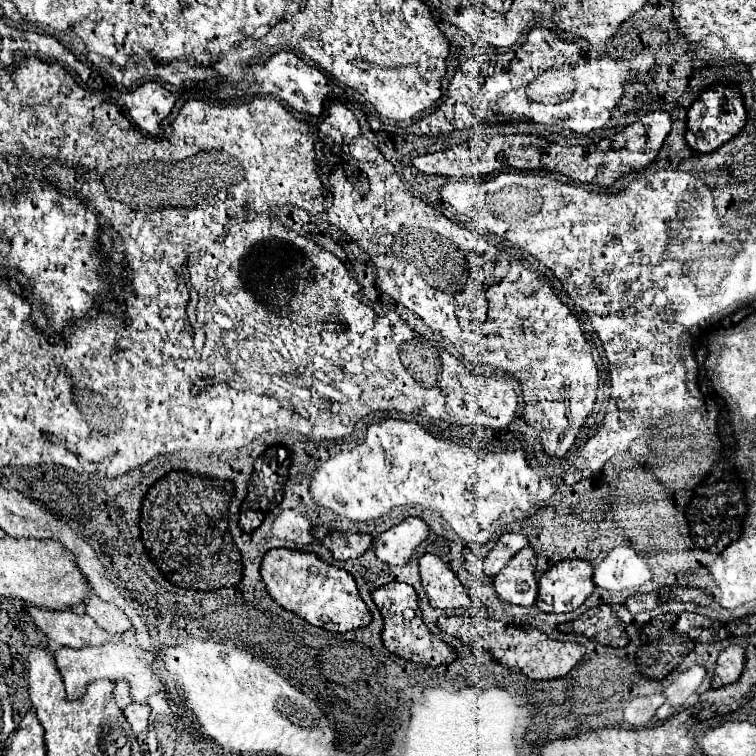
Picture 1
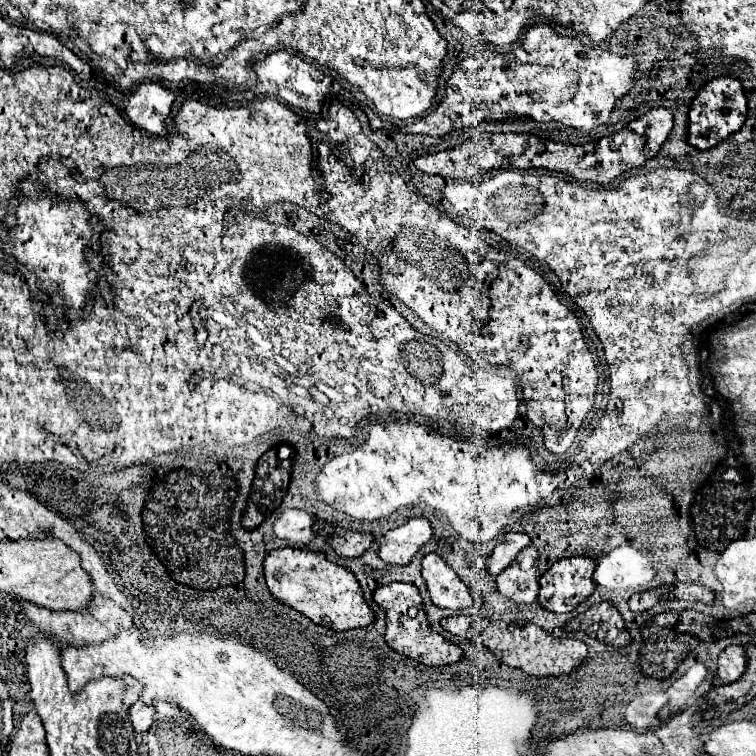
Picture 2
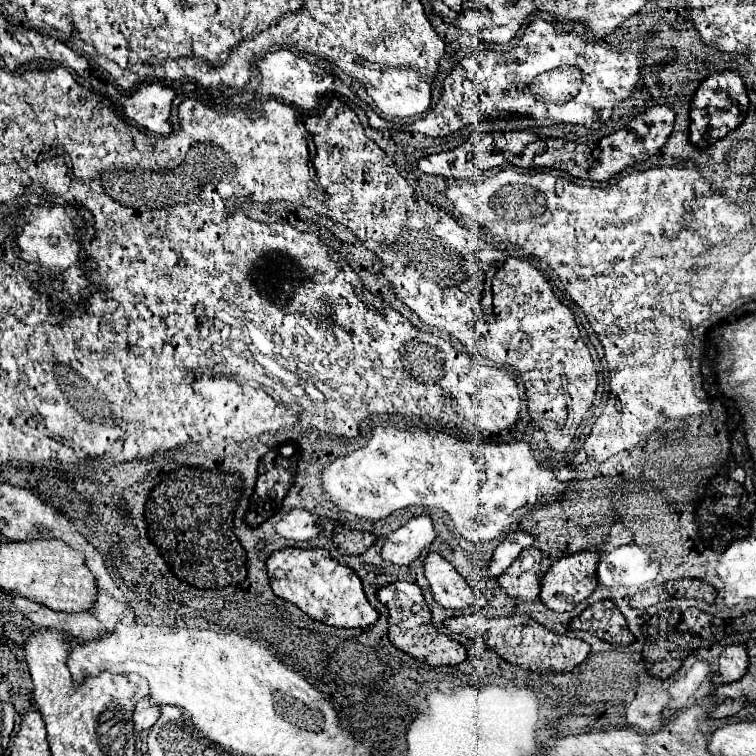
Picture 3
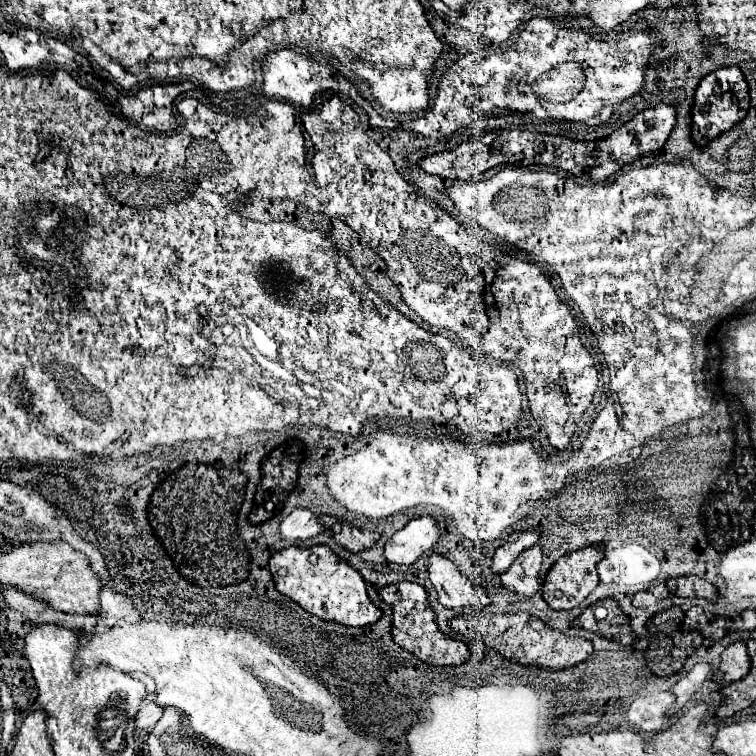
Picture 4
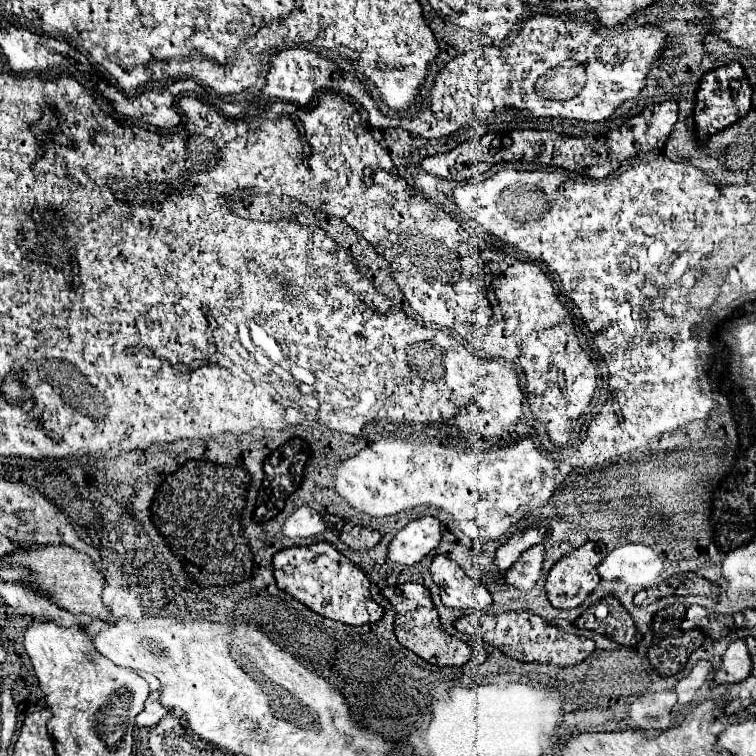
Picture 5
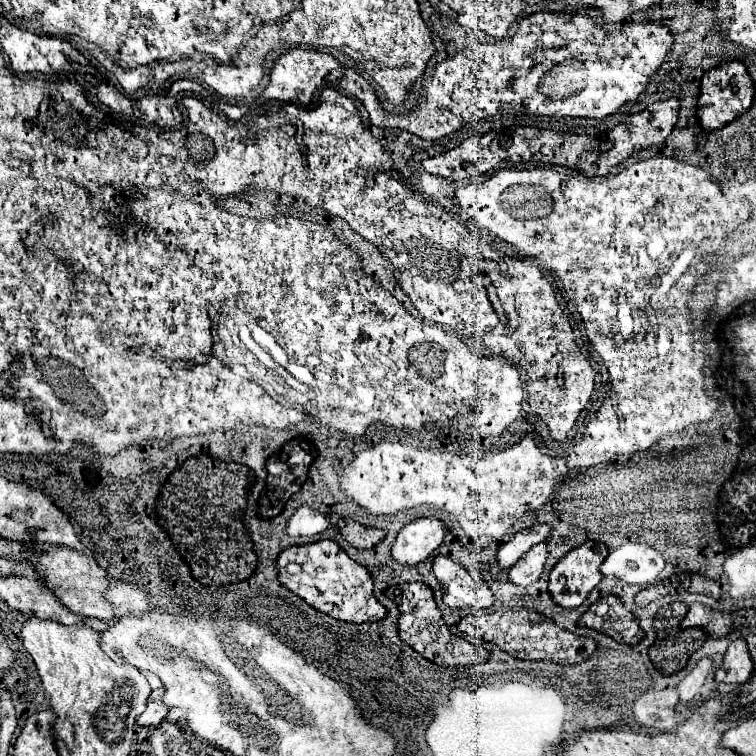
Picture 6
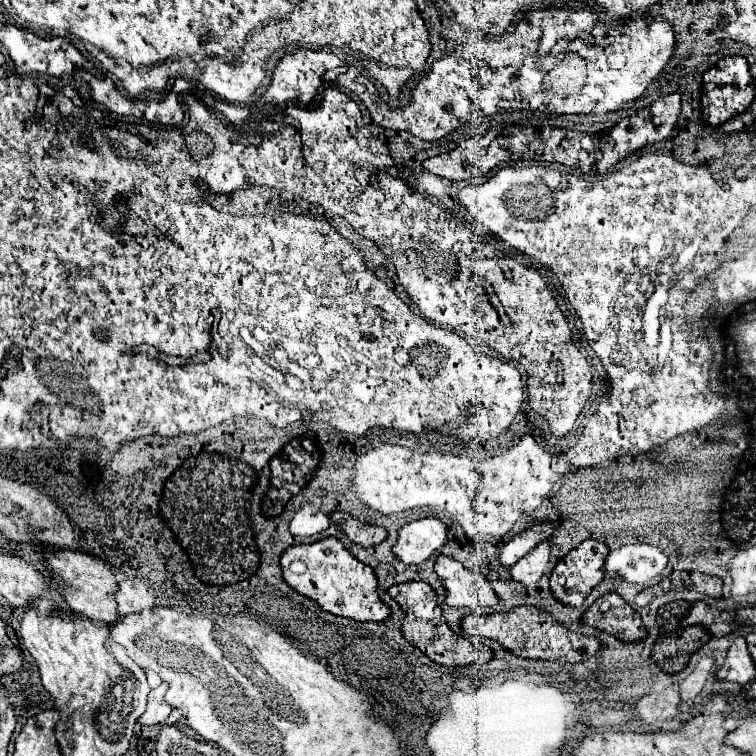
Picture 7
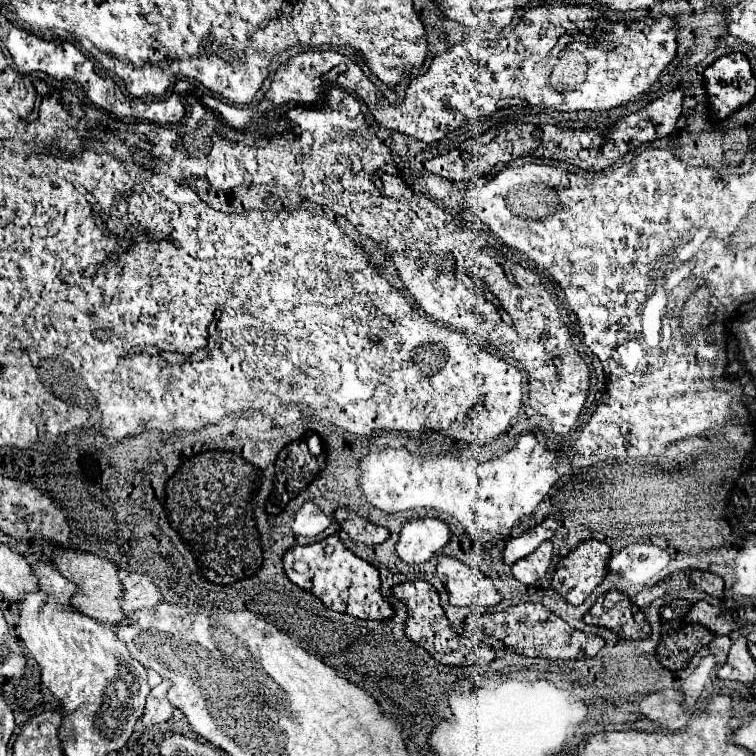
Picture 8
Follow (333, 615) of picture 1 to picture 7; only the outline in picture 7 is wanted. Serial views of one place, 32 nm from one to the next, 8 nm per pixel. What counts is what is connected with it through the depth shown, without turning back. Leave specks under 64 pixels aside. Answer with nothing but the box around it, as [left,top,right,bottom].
[280,536,392,622]

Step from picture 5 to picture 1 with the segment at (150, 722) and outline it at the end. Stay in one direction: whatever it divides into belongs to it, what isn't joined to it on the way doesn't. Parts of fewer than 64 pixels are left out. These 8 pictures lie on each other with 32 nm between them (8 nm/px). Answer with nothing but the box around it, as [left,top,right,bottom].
[124,702,150,734]

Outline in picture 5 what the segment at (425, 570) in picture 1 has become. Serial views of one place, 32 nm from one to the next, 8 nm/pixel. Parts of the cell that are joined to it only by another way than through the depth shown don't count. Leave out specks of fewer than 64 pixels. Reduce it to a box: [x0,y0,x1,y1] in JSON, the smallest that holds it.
[430,556,492,610]

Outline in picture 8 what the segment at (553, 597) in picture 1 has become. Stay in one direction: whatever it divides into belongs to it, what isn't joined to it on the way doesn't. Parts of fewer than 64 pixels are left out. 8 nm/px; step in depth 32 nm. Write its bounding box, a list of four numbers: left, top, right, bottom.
[552,540,612,606]

